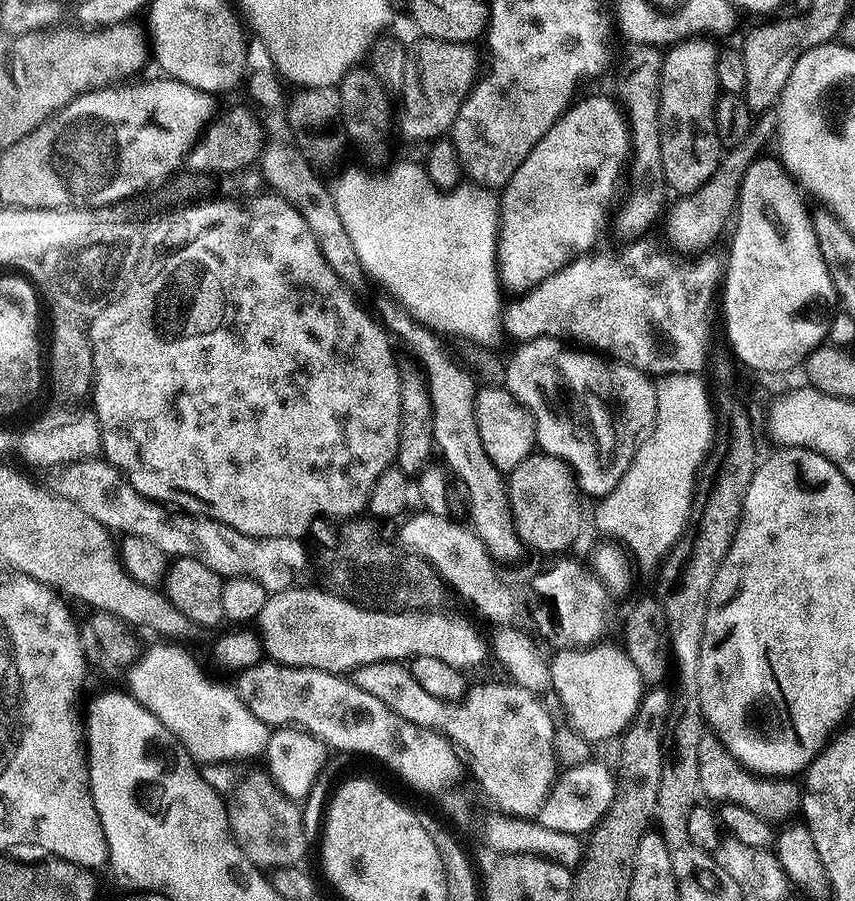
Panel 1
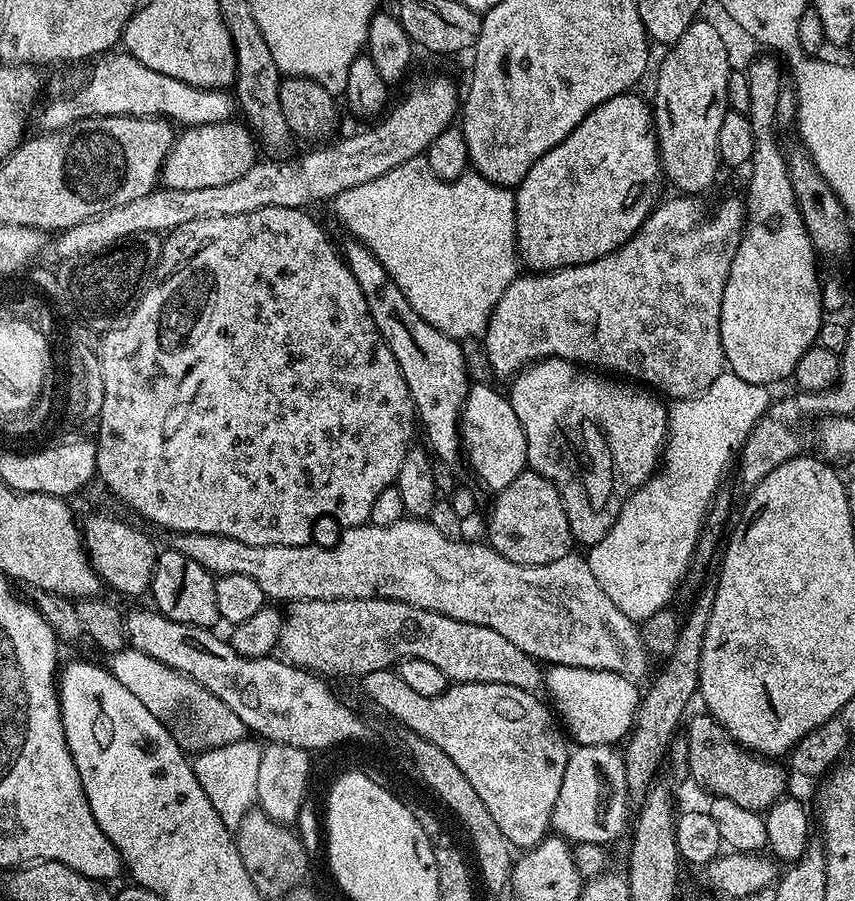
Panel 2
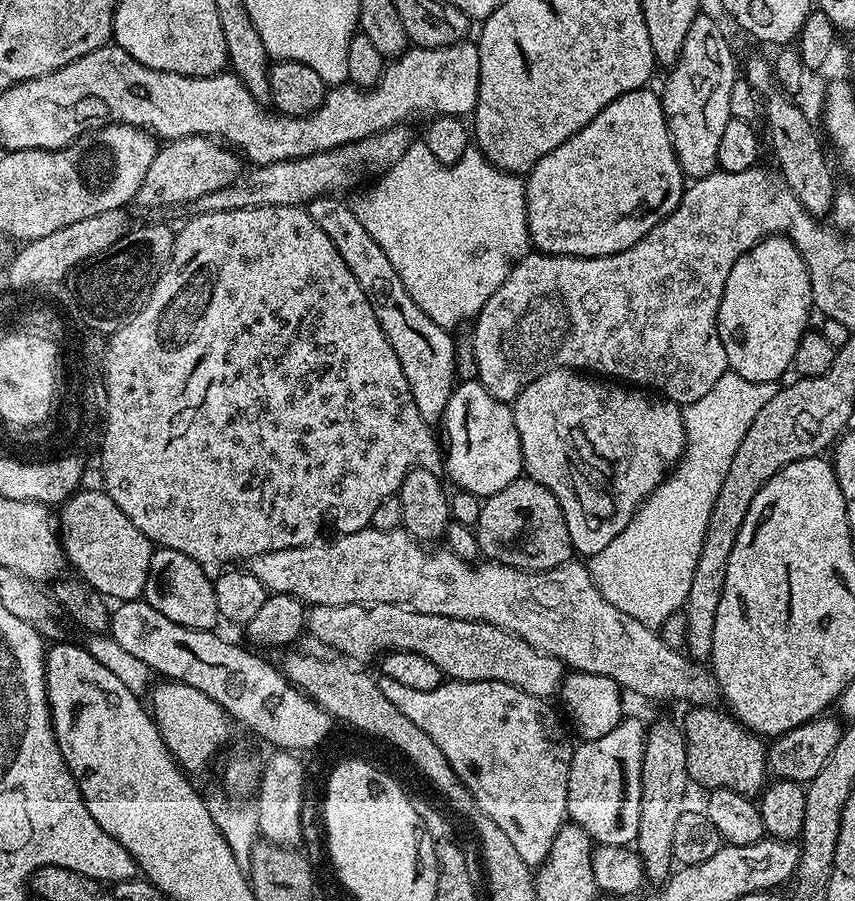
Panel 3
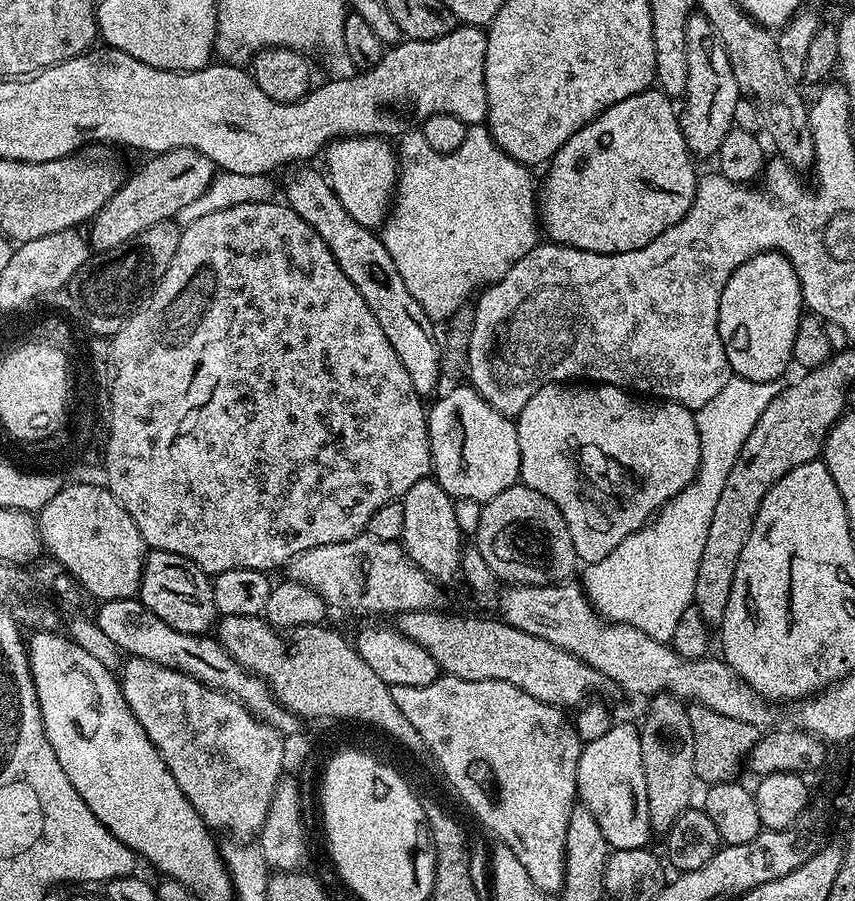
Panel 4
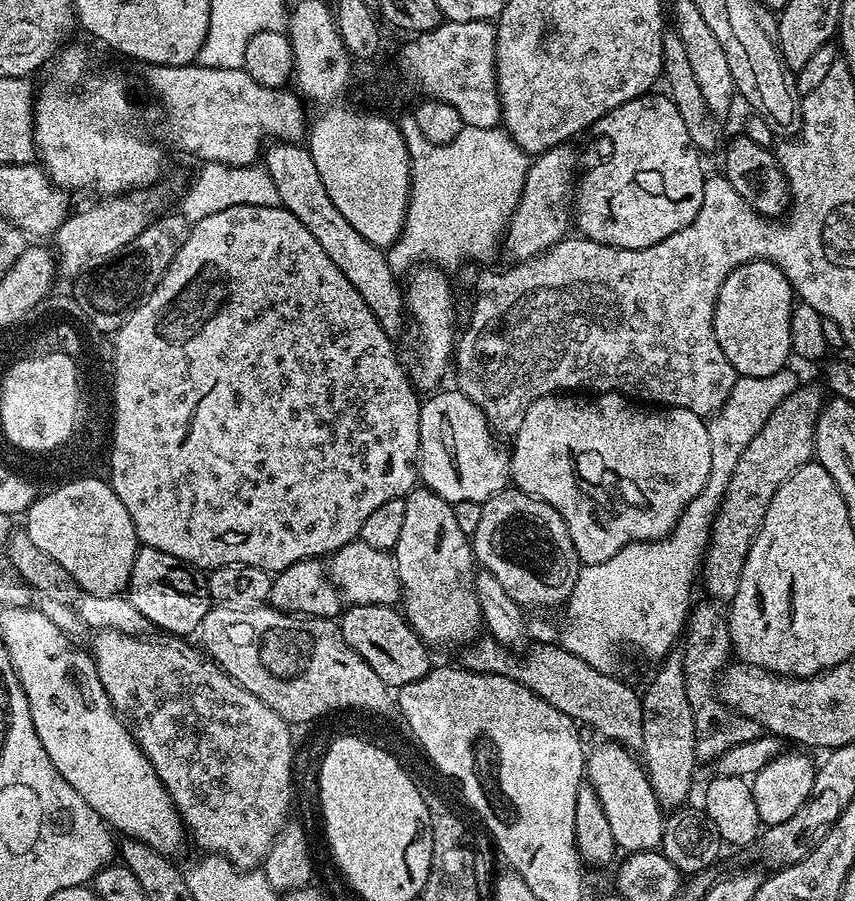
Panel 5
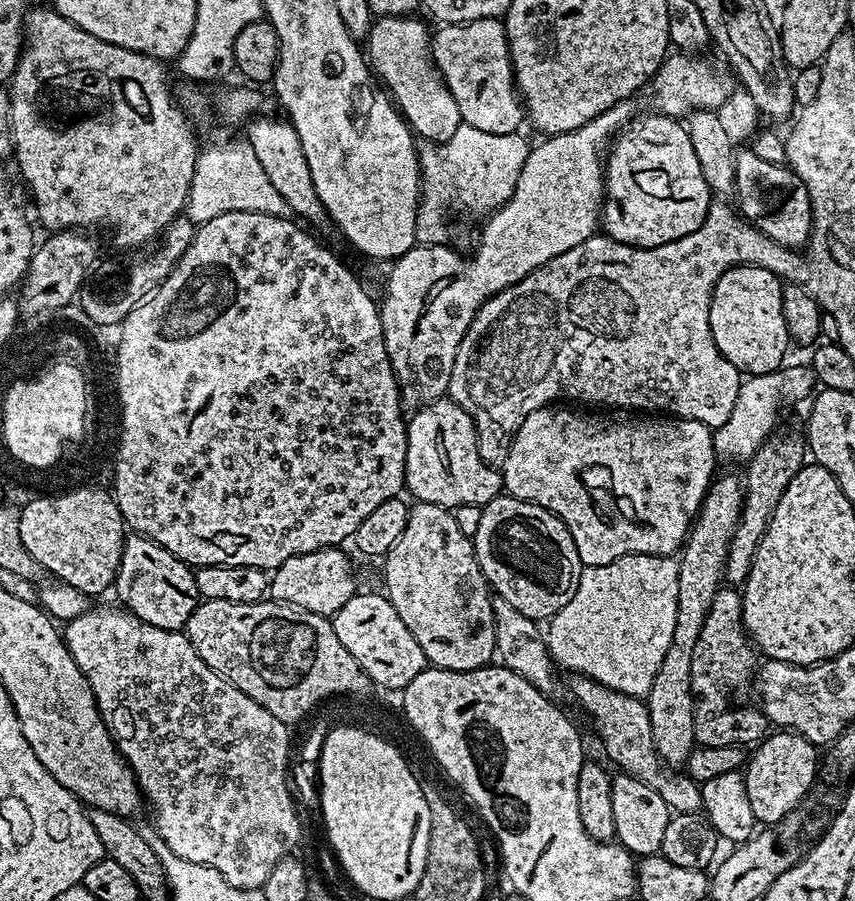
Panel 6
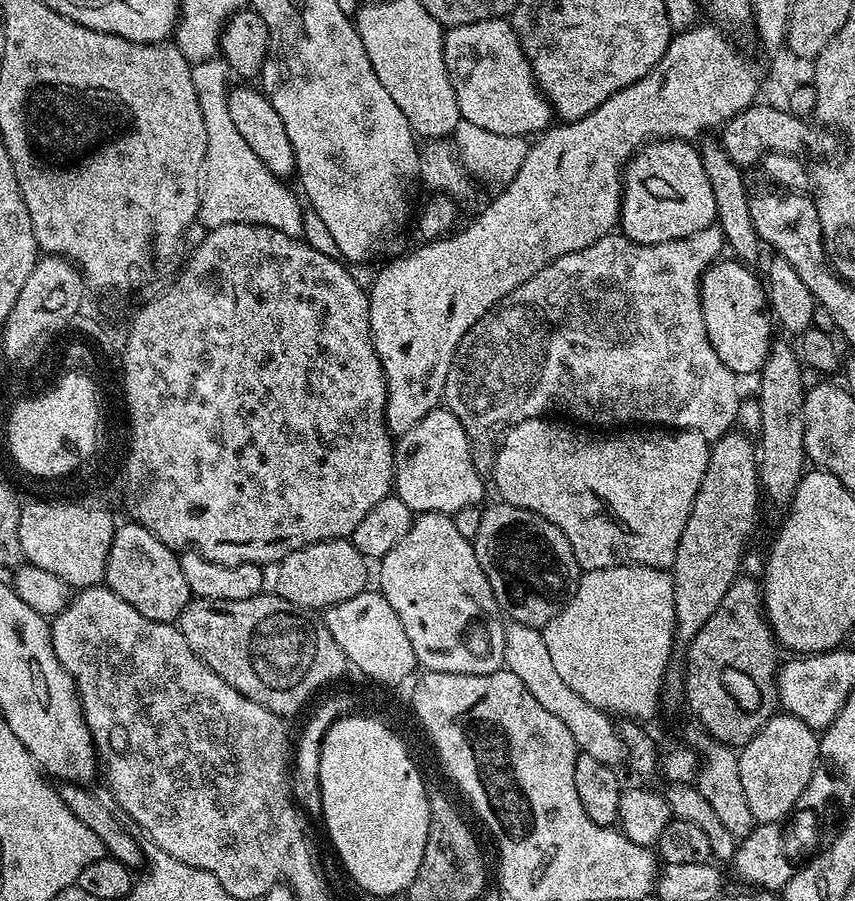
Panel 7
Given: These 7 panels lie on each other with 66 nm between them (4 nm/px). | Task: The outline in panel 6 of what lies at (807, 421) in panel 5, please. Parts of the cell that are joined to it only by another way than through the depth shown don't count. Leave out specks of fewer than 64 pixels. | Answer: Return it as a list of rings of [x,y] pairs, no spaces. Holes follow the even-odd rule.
[[[779,432],[764,441],[743,469],[744,505],[740,511],[740,520],[736,523],[734,538],[730,538],[730,550],[726,554],[723,579],[725,585],[742,586],[746,582],[752,559],[758,550],[758,542],[762,542],[762,534],[766,534],[768,523],[774,514],[774,506],[778,506],[778,498],[782,498],[790,478],[794,478],[794,474],[798,474],[798,470],[806,463],[805,437],[796,432]]]

